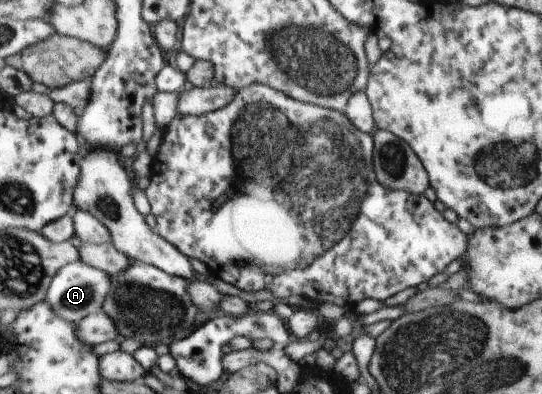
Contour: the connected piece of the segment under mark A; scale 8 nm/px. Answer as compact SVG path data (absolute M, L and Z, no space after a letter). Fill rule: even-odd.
M85 261L67 264L58 271L50 285L49 295L46 300L50 302L54 312L62 316L64 320L70 320L74 324L80 323L88 315L98 313L105 307L106 299L115 288L113 276L99 268L94 268Z

